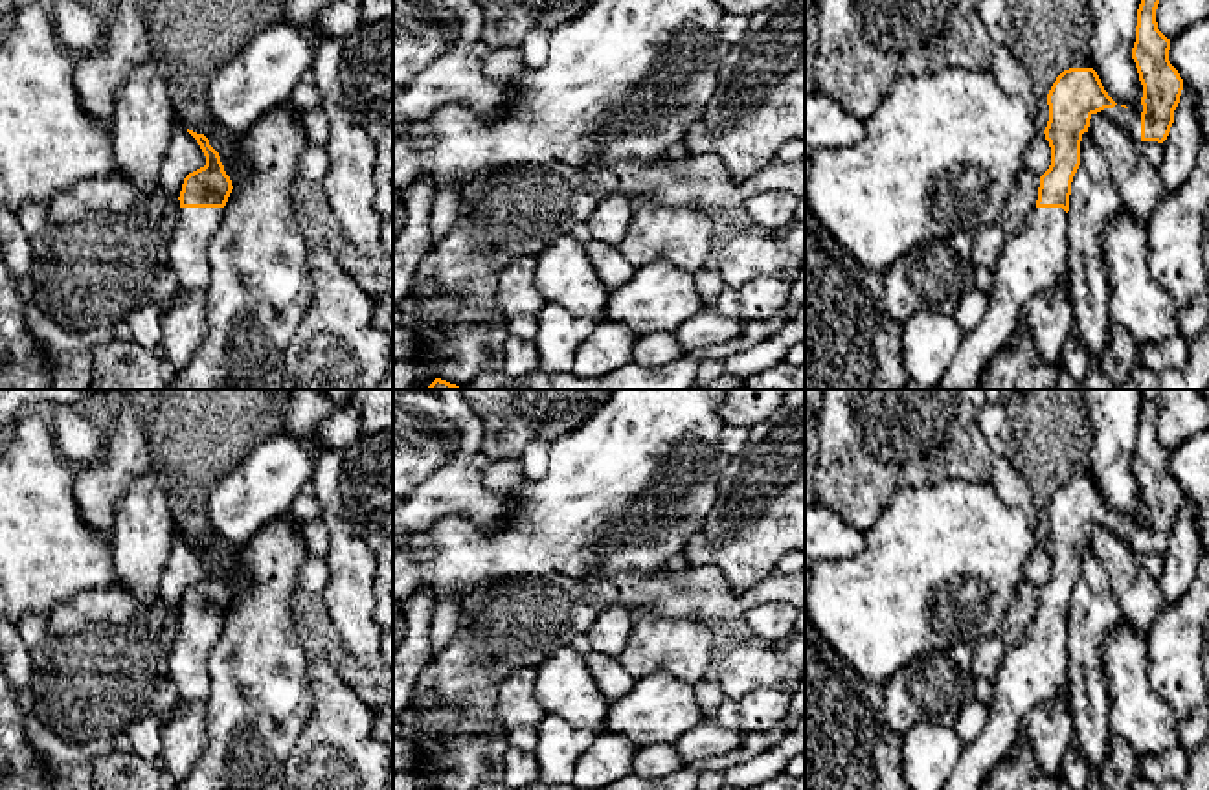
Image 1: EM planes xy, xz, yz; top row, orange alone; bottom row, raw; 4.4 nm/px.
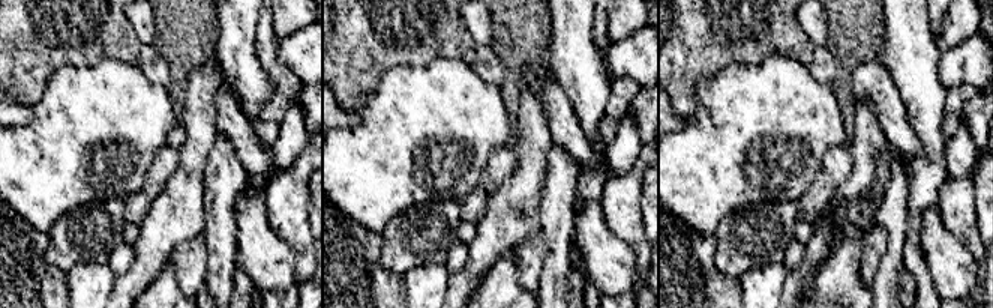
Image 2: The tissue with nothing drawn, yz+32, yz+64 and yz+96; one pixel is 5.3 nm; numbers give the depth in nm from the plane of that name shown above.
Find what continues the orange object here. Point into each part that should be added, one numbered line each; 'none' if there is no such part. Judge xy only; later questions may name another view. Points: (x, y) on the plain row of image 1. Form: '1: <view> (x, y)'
1: xy (188, 664)

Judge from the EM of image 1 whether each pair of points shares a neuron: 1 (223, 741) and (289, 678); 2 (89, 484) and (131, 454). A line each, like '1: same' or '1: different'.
1: same
2: same

